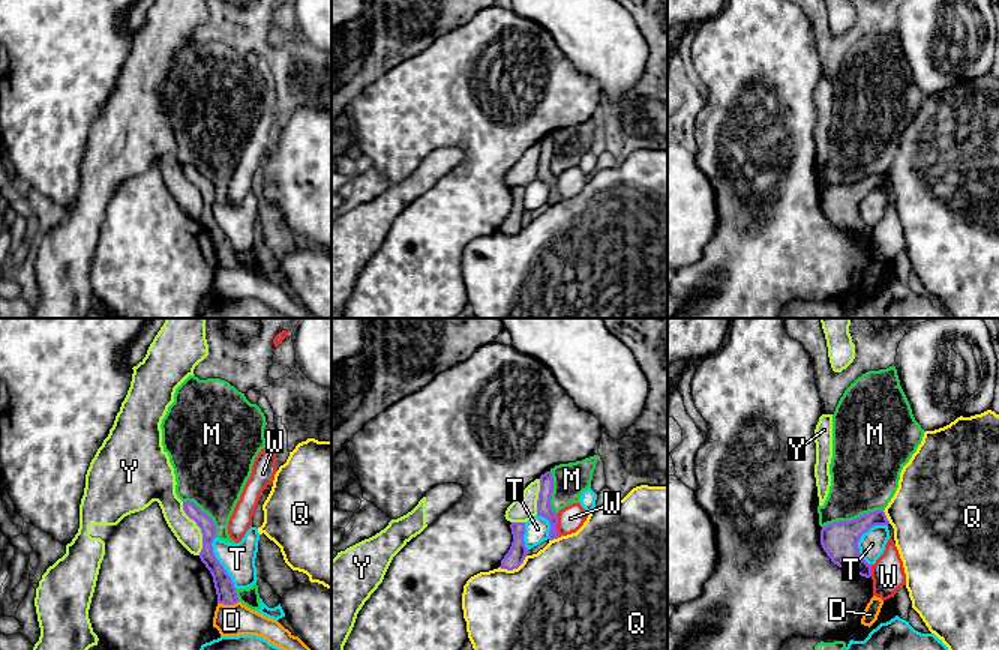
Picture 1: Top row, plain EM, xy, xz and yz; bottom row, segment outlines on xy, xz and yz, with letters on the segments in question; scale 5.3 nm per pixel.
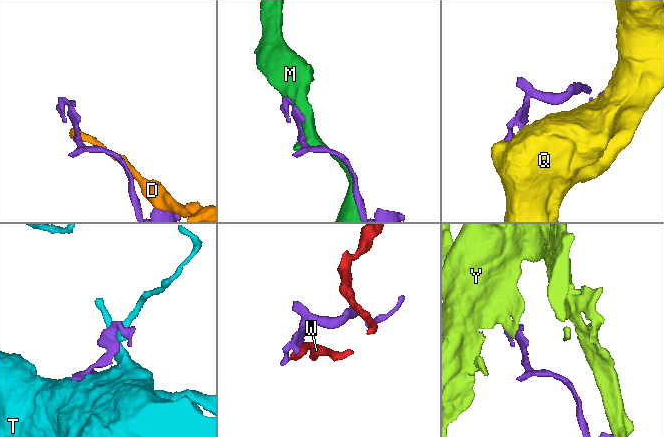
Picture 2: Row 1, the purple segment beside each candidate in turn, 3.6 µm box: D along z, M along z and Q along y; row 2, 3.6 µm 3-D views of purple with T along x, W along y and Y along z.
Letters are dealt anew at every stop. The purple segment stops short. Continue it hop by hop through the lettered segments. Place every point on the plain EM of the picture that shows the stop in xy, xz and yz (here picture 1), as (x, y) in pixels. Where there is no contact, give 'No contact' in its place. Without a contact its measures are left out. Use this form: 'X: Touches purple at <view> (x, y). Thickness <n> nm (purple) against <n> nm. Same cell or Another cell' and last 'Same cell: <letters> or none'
D: Touches purple at xy (227, 267). Thickness 110 nm (purple) against 180 nm. Another cell
M: Touches purple at yz (852, 183). Thickness 190 nm (purple) against 360 nm. Another cell
Q: Touches purple at xz (513, 231). Thickness 100 nm (purple) against 480 nm. Another cell
T: Touches purple at yz (860, 201). Thickness 190 nm (purple) against 140 nm. Another cell
W: Touches purple at xz (555, 189). Thickness 80 nm (purple) against 140 nm. Another cell
Y: Touches purple at xy (200, 191). Thickness 80 nm (purple) against 140 nm. Another cell
Same cell: none

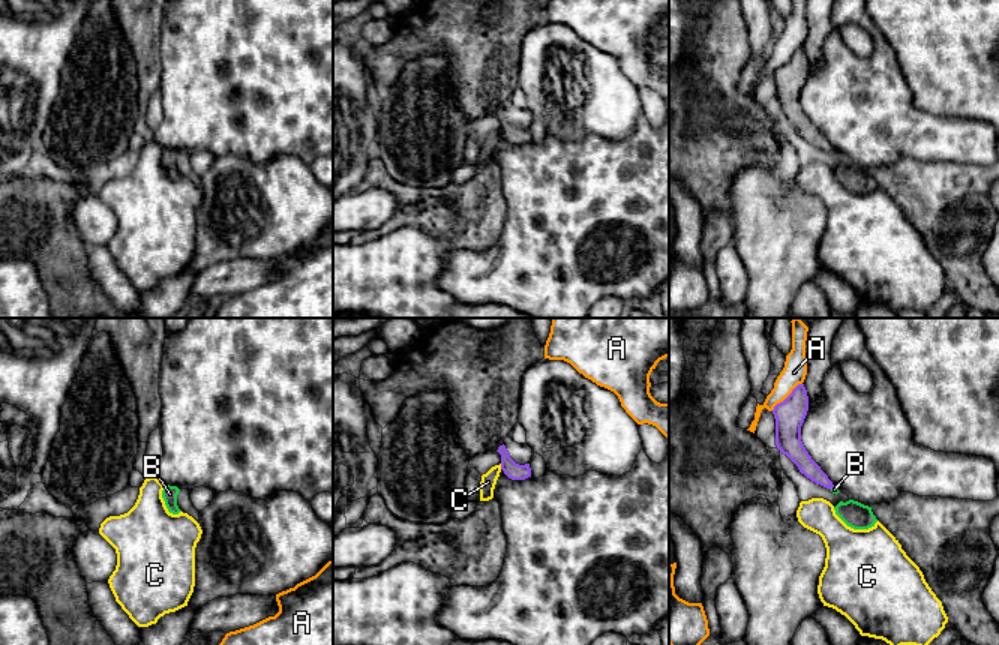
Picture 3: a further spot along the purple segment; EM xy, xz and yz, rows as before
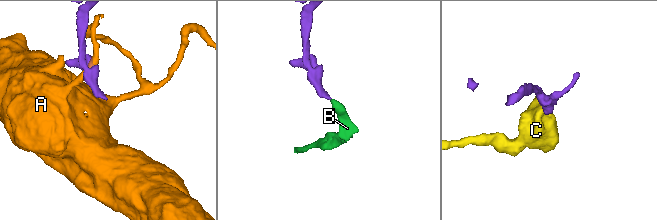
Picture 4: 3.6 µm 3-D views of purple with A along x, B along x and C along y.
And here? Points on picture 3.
A: Touches purple at yz (788, 60). Thickness 160 nm (purple) against 130 nm. Another cell
B: Touches purple at yz (831, 152). Thickness 100 nm (purple) against 40 nm. Same cell
C: Touches purple at xz (501, 131). Thickness 90 nm (purple) against 80 nm. Another cell
Same cell: B

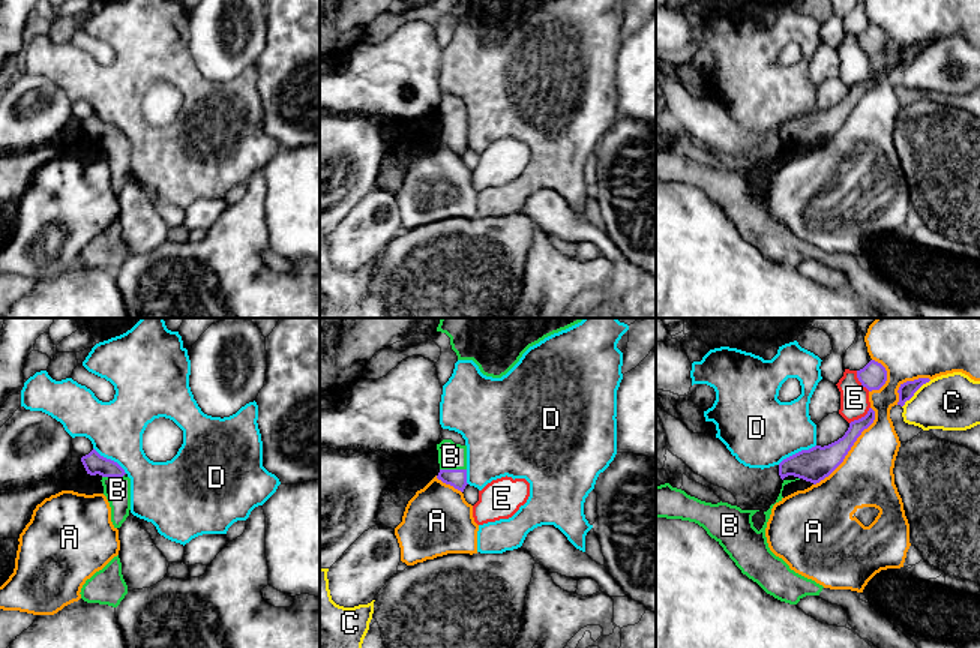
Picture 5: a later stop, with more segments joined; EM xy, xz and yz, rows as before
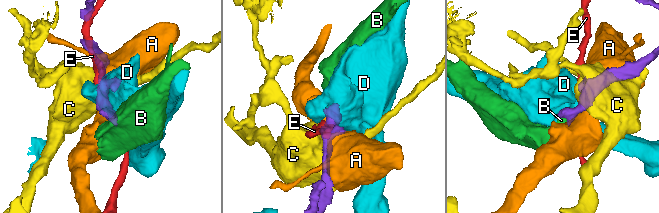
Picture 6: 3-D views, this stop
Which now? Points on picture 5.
A: Touches purple at yz (850, 113). Thickness 180 nm (purple) against 300 nm. Another cell
B: Touches purple at xz (453, 134). Thickness 100 nm (purple) against 140 nm. Same cell
C: Touches purple at yz (916, 54). Thickness 90 nm (purple) against 300 nm. Another cell
D: Touches purple at yz (796, 117). Thickness 180 nm (purple) against 380 nm. Another cell
E: Touches purple at yz (862, 81). Thickness 120 nm (purple) against 160 nm. Another cell
Same cell: B

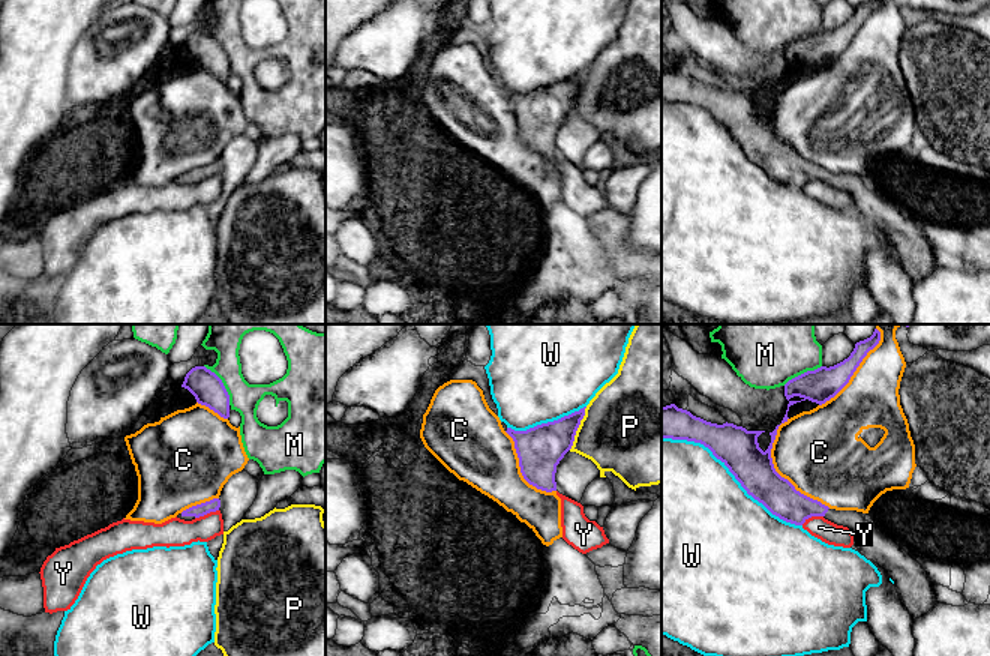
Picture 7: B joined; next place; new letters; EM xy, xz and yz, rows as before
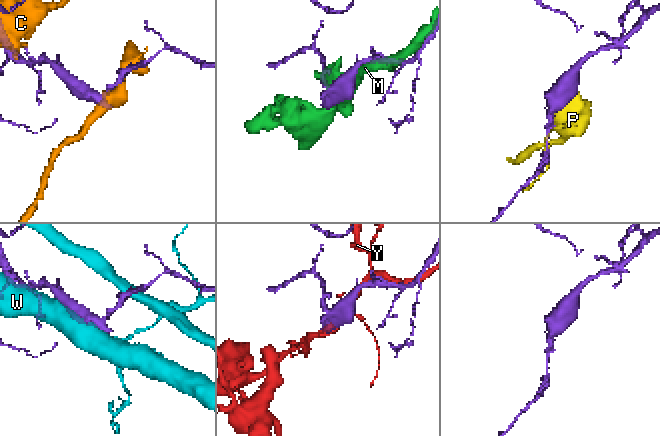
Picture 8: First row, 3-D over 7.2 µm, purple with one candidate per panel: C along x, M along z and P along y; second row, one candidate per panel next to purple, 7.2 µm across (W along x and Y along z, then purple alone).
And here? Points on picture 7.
C: Touches purple at yz (776, 135). Thickness 220 nm (purple) against 440 nm. Another cell
M: Touches purple at xy (222, 48). Thickness 170 nm (purple) against 160 nm. Another cell
P: Touches purple at xz (578, 90). Thickness 240 nm (purple) against 460 nm. Another cell
W: Touches purple at yz (732, 137). Thickness 220 nm (purple) against 500 nm. Another cell
Y: Touches purple at xy (206, 177). Thickness 70 nm (purple) against 150 nm. Another cell
Same cell: none

